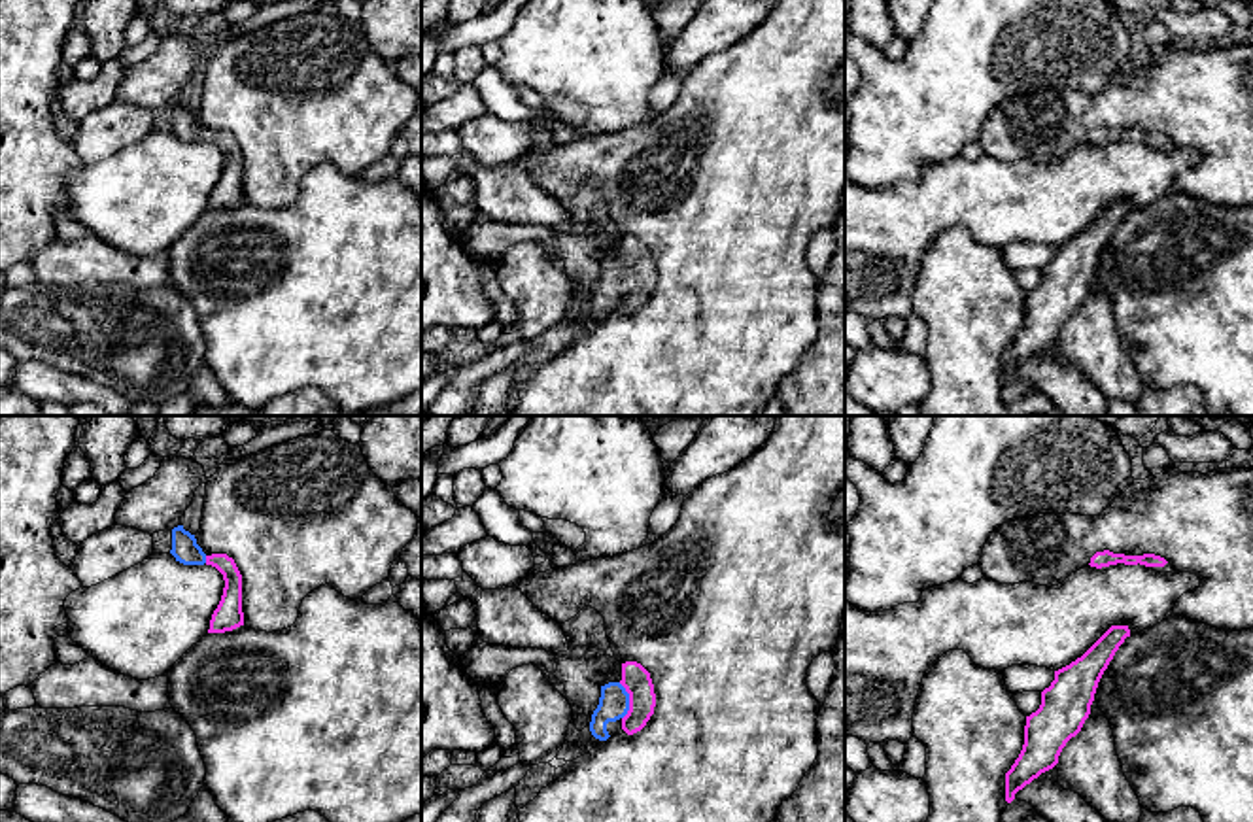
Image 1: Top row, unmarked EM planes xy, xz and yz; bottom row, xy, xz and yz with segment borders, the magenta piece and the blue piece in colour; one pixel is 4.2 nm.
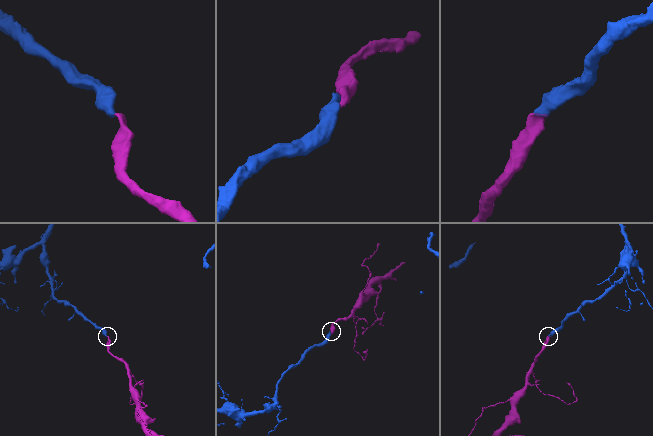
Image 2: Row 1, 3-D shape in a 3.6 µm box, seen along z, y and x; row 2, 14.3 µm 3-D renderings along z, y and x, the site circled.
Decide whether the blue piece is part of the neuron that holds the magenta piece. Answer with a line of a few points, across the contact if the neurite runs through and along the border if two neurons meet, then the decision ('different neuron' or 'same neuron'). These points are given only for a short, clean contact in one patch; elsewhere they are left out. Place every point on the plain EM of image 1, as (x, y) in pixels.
line xz (635, 256), (635, 269), (630, 278), (617, 278), (613, 282); same neuron

